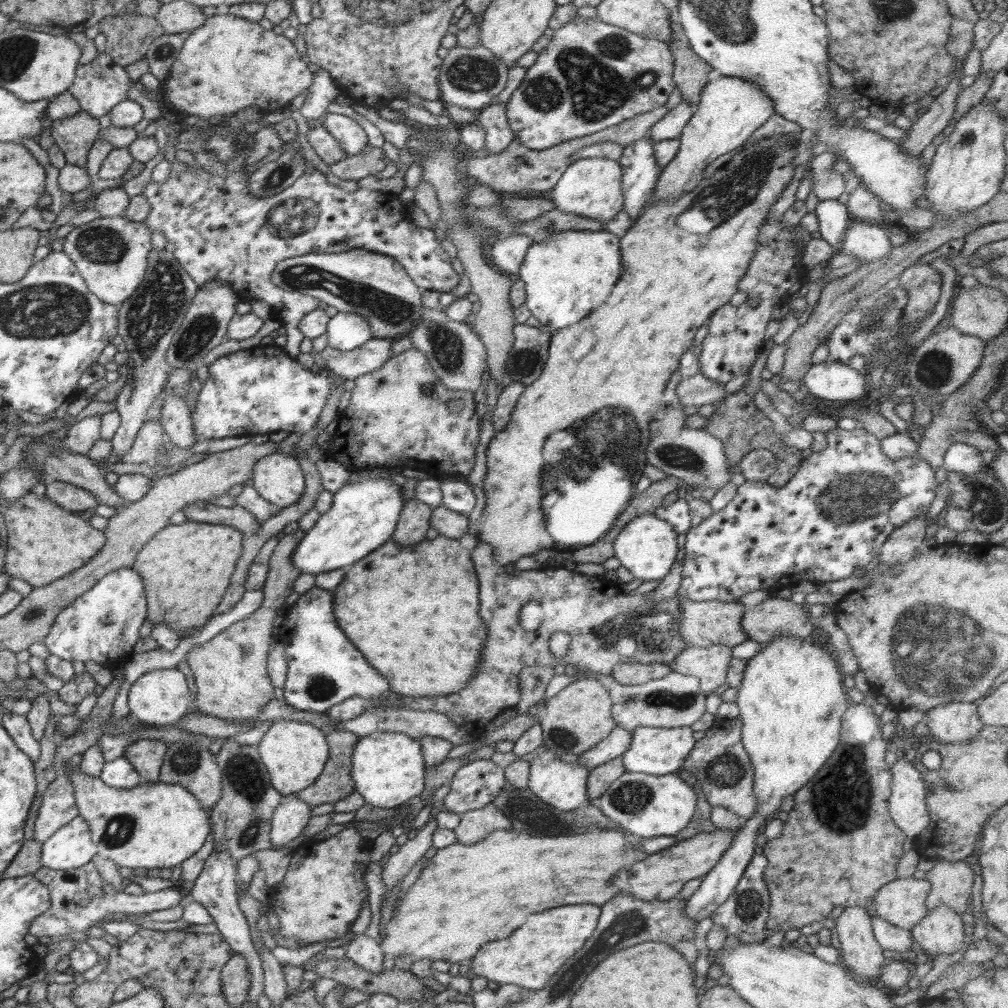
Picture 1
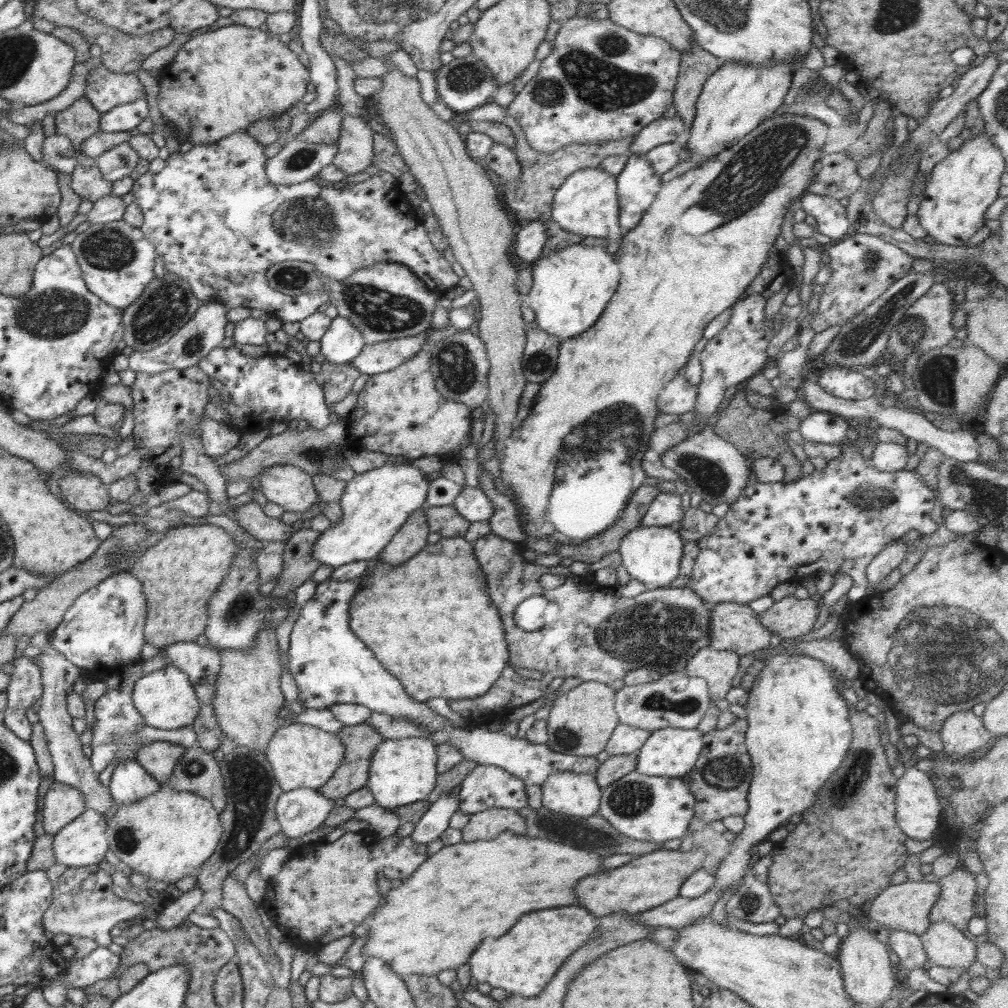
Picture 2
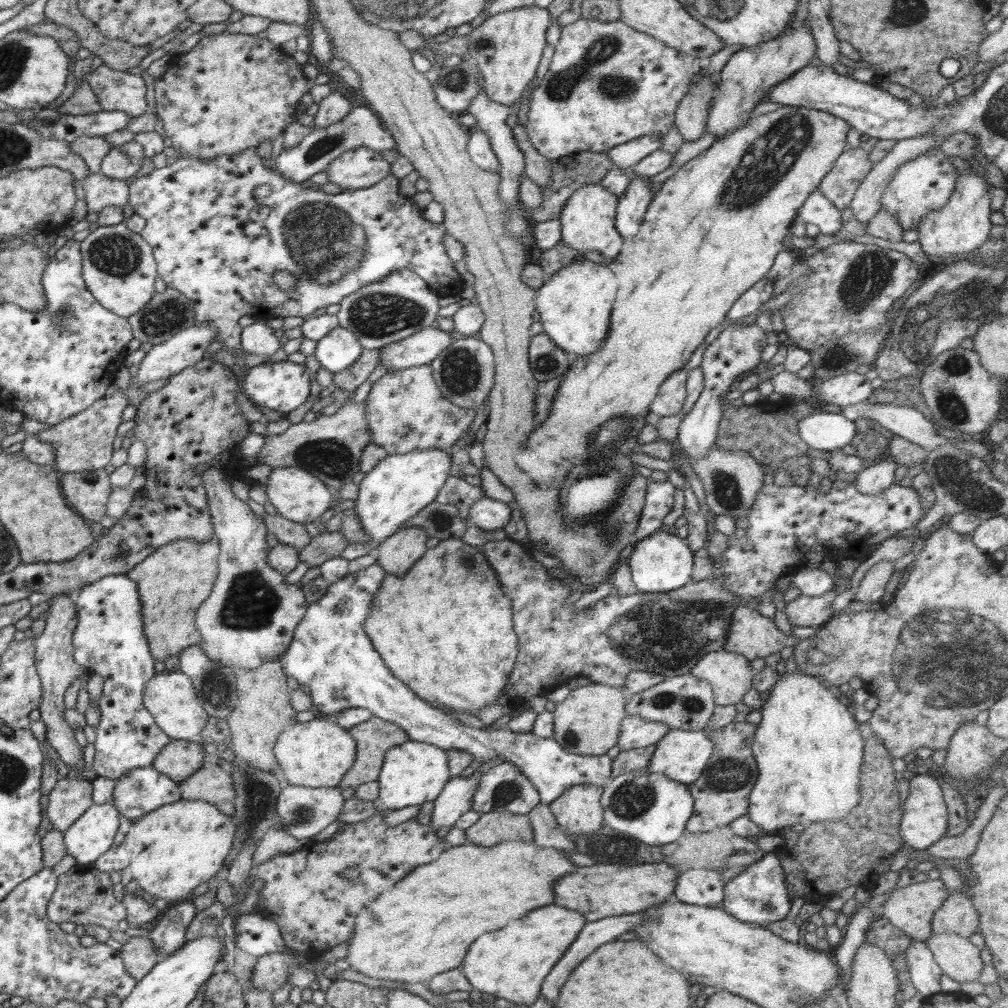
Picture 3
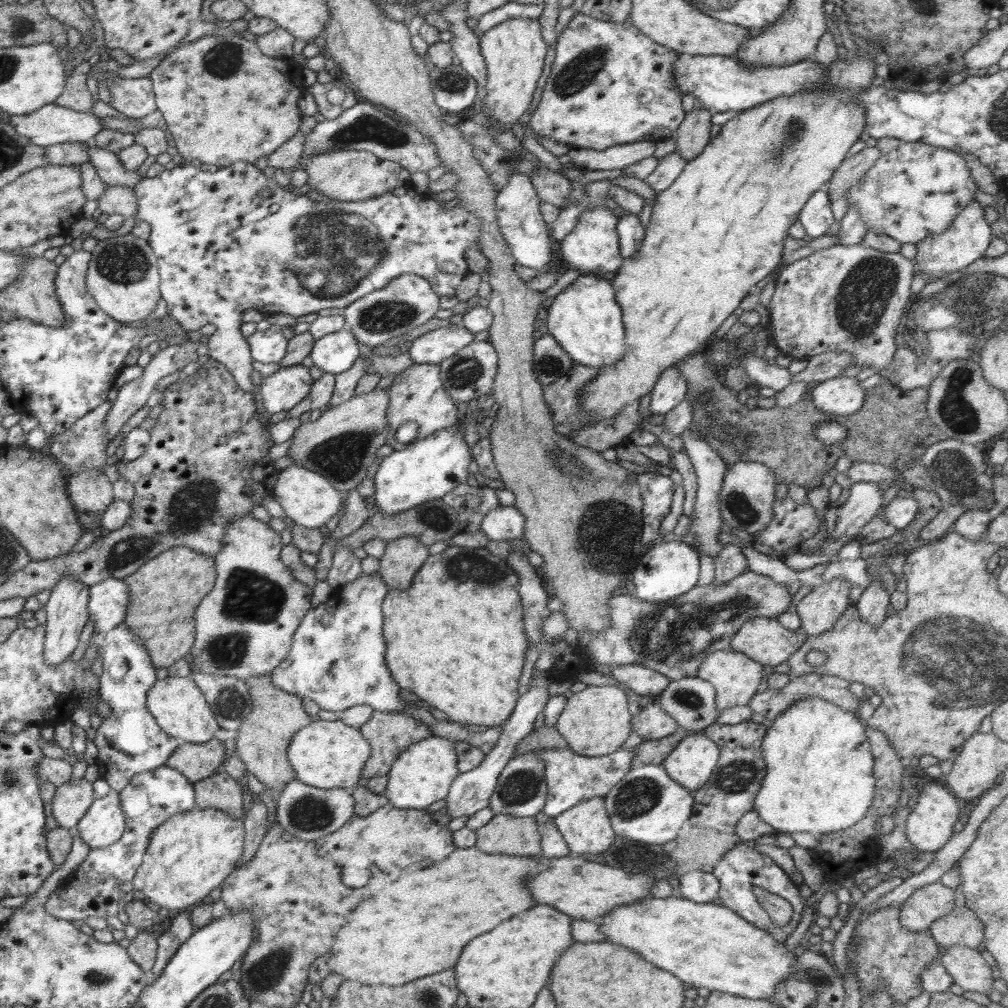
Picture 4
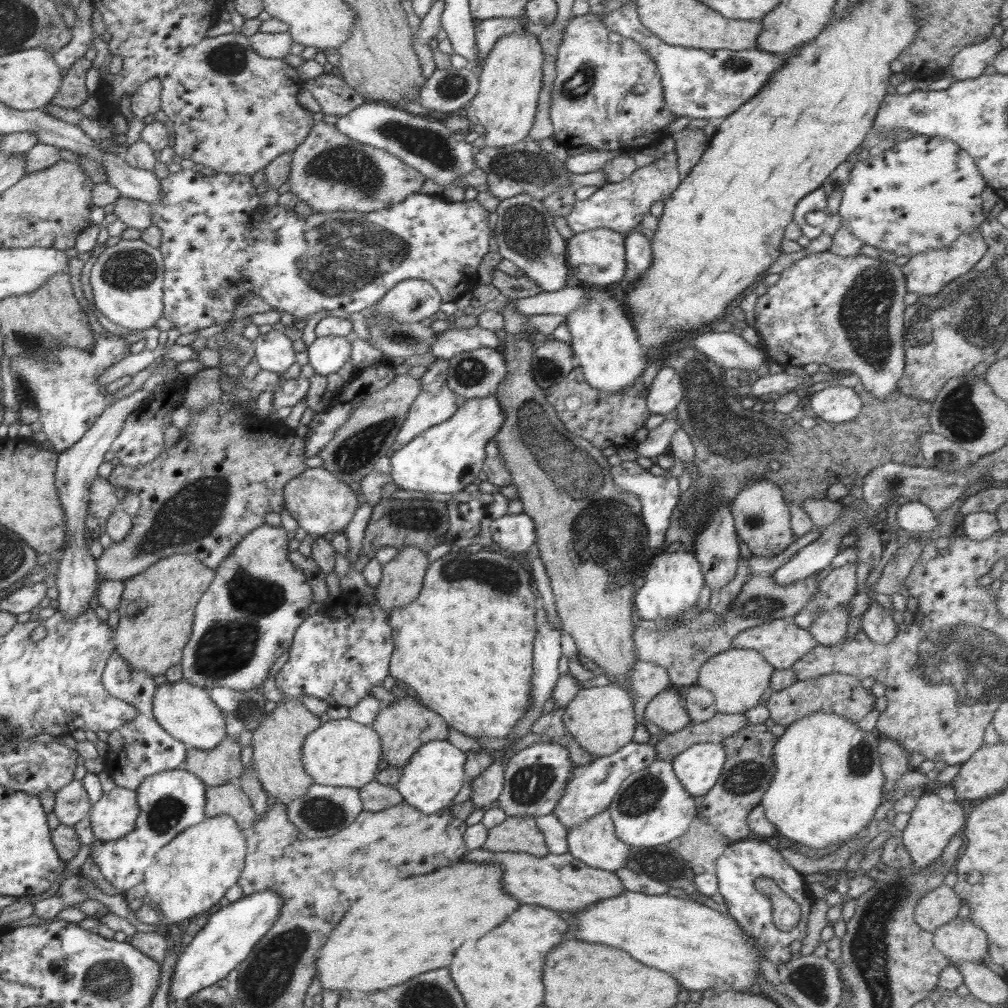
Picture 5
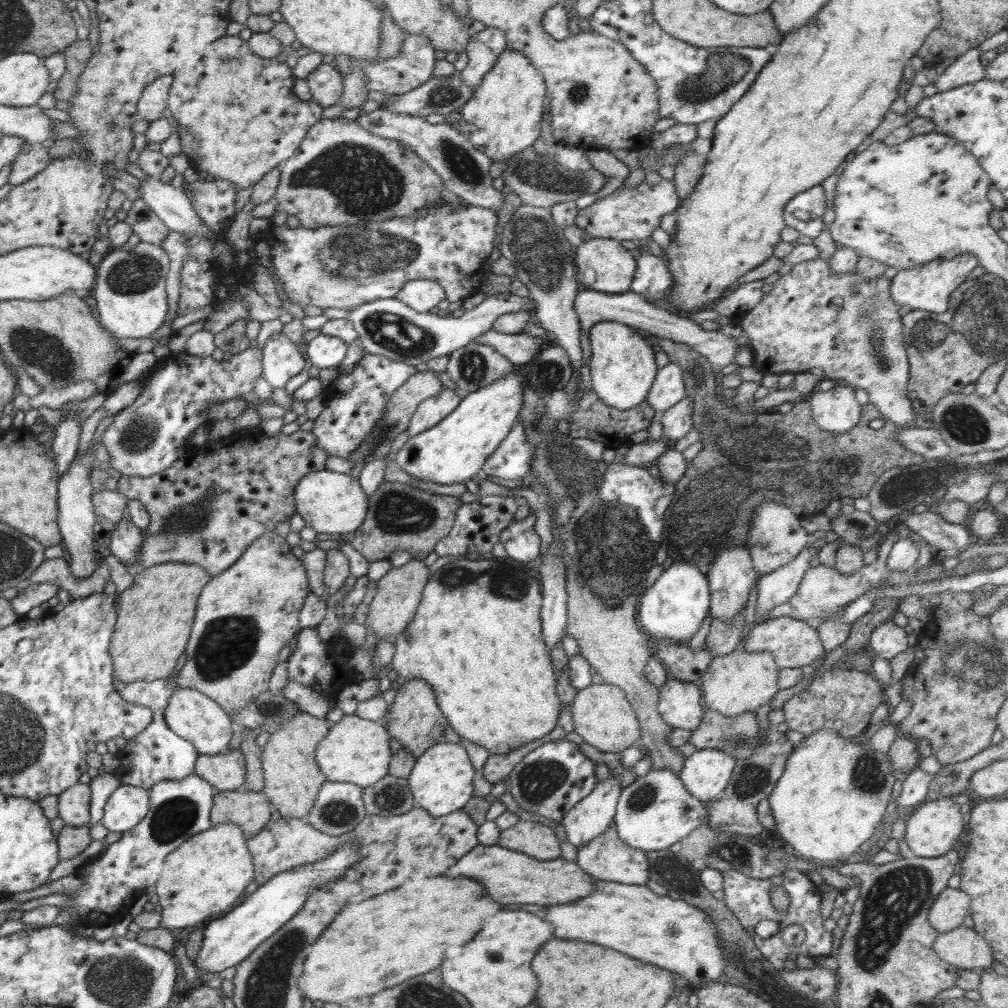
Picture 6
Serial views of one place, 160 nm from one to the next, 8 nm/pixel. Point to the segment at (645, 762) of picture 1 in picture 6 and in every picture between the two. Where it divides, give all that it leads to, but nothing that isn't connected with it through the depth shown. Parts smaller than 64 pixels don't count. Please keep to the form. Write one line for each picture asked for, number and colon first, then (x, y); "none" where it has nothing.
2: (672, 752)
3: (681, 755)
4: (692, 762)
5: (698, 768)
6: (705, 774)

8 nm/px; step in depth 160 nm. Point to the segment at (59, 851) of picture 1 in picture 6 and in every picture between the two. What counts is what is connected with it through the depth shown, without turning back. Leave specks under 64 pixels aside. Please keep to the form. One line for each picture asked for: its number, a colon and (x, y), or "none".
2: (84, 842)
3: (92, 835)
4: (104, 822)
5: (114, 815)
6: (128, 805)

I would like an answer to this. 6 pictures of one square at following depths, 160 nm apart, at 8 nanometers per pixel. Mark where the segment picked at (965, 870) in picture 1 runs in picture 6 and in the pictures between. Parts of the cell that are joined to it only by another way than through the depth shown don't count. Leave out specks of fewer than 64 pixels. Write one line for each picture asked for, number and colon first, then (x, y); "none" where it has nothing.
2: (956, 905)
3: (957, 914)
4: (960, 926)
5: (960, 940)
6: (962, 947)

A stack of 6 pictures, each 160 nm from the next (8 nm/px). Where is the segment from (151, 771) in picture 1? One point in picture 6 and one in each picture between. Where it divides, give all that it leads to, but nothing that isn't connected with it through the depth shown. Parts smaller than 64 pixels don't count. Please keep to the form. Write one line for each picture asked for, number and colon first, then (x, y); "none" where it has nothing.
2: (158, 758)
3: (178, 760)
4: (195, 761)
5: (216, 767)
6: (226, 771)

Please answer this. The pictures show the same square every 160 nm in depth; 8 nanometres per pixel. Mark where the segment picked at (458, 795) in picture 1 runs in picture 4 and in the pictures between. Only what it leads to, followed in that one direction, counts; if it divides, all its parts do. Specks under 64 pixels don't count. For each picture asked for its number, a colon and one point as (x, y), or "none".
2: (485, 787)
3: (503, 787)
4: (521, 791)

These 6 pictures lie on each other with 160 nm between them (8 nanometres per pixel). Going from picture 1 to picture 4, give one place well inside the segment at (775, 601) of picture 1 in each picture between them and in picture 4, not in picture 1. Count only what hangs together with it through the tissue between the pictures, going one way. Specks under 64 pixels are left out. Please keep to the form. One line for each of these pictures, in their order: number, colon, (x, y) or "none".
2: (790, 617)
3: (815, 611)
4: (818, 611)

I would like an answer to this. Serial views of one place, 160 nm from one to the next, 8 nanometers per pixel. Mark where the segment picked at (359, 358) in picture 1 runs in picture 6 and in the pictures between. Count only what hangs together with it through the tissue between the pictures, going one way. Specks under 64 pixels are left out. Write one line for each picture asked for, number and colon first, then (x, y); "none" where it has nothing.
2: (383, 356)
3: (421, 348)
4: (433, 347)
5: (451, 342)
6: (520, 348)

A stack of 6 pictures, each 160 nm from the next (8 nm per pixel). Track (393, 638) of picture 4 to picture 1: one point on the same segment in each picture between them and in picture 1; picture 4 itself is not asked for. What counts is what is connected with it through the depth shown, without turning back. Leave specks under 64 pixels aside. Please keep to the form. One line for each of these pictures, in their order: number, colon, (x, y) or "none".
1: (419, 604)
2: (451, 645)
3: (445, 630)

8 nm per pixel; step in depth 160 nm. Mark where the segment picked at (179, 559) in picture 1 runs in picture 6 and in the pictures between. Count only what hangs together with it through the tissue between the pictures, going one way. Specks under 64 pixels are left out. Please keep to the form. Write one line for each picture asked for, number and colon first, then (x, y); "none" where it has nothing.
2: (179, 573)
3: (173, 581)
4: (164, 593)
5: (157, 607)
6: (155, 615)

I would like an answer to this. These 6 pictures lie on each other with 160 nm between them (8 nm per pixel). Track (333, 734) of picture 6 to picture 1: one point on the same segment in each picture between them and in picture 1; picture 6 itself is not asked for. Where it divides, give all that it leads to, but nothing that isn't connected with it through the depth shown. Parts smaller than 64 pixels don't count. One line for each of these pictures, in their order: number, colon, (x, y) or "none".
1: (295, 754)
2: (301, 755)
3: (318, 753)
4: (326, 754)
5: (341, 753)

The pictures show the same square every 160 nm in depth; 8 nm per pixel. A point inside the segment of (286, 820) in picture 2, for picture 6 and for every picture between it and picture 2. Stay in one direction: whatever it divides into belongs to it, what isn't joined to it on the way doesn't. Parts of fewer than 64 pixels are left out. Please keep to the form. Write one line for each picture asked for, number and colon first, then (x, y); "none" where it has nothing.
3: (304, 811)
4: (309, 813)
5: (323, 811)
6: (339, 807)

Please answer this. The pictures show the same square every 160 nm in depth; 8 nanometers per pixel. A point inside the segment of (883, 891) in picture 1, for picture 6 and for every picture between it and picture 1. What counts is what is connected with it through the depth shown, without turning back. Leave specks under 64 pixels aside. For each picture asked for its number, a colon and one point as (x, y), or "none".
2: (906, 906)
3: (911, 908)
4: (926, 904)
5: (939, 906)
6: (948, 911)

